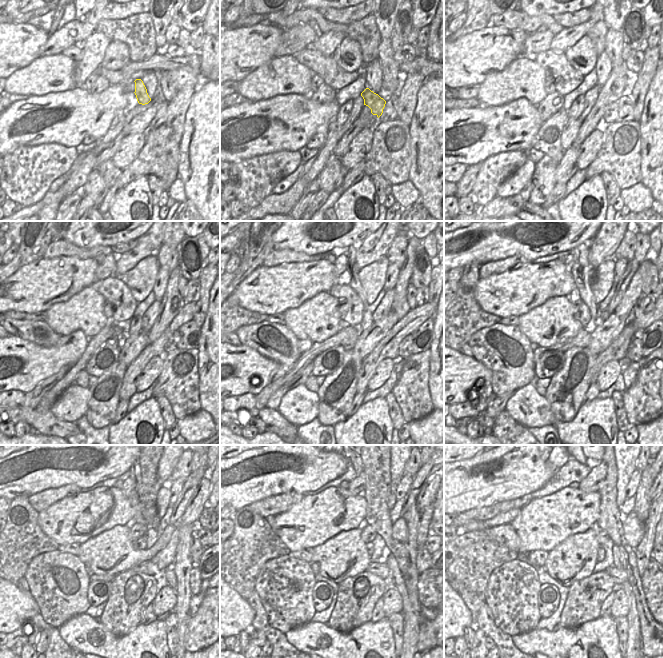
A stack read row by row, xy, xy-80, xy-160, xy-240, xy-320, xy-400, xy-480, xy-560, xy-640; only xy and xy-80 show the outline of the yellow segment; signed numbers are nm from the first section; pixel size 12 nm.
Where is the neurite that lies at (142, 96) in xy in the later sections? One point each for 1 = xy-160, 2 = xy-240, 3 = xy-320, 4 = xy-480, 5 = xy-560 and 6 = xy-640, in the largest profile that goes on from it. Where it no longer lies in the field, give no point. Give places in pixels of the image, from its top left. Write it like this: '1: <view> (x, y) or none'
1: xy-160 (611, 114)
2: xy-240 (171, 344)
3: xy-320 (404, 352)
4: xy-480 (197, 584)
5: xy-560 (423, 584)
6: xy-640 (647, 595)

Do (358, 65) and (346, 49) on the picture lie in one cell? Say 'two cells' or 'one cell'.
one cell

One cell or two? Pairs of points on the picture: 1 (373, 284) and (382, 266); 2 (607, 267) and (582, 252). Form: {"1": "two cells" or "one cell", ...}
{"1": "one cell", "2": "two cells"}

